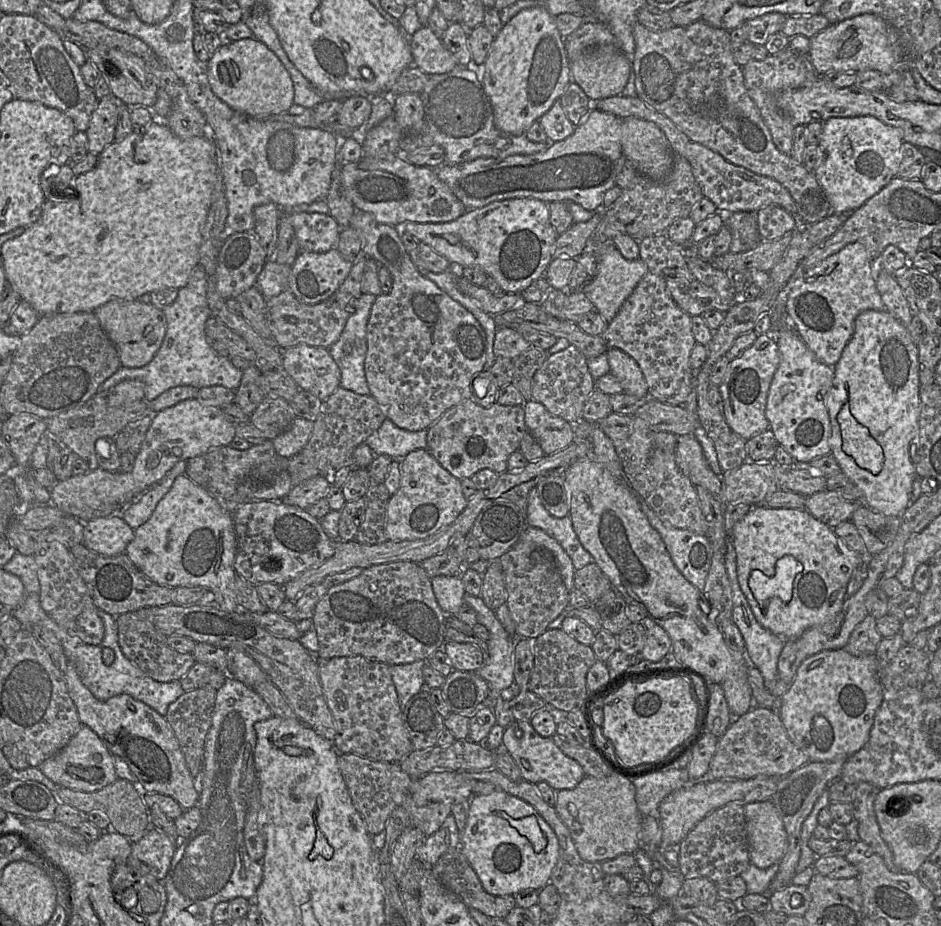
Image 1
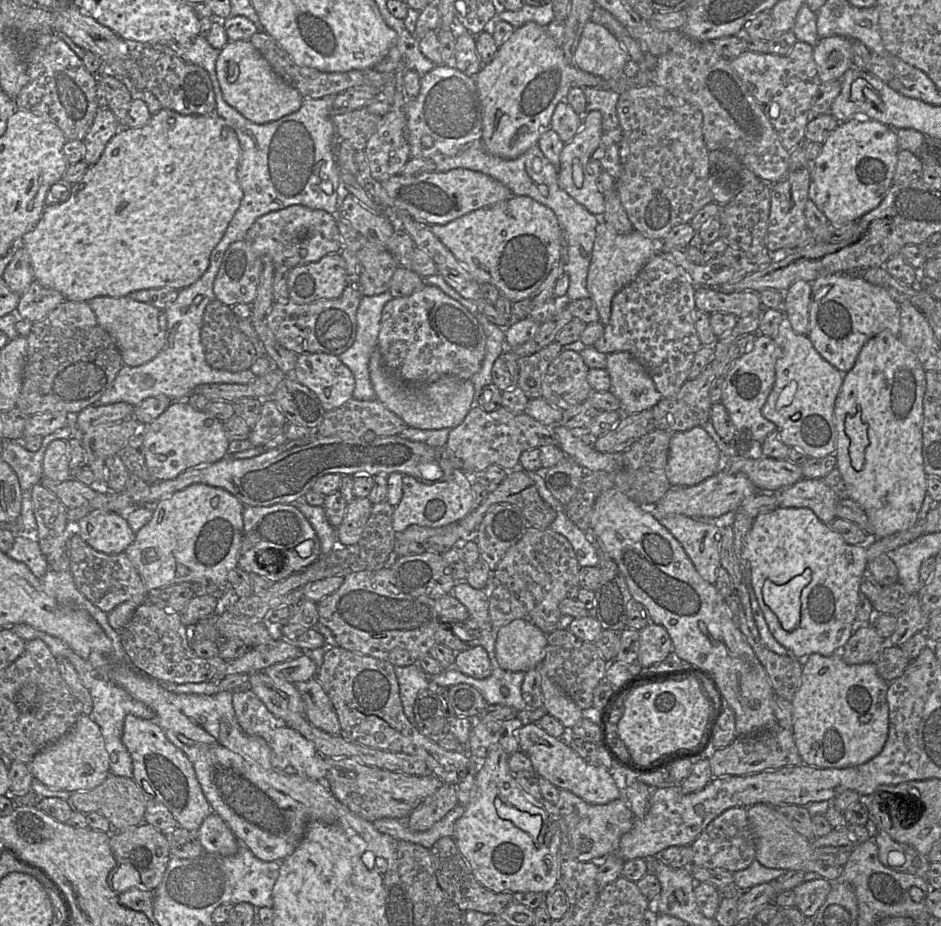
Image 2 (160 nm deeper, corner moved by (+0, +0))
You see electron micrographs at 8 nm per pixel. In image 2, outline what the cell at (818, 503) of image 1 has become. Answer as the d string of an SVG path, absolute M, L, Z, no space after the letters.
M802 478L788 487L773 492L779 507L809 508L825 524L831 524L836 517L836 494L823 479Z

